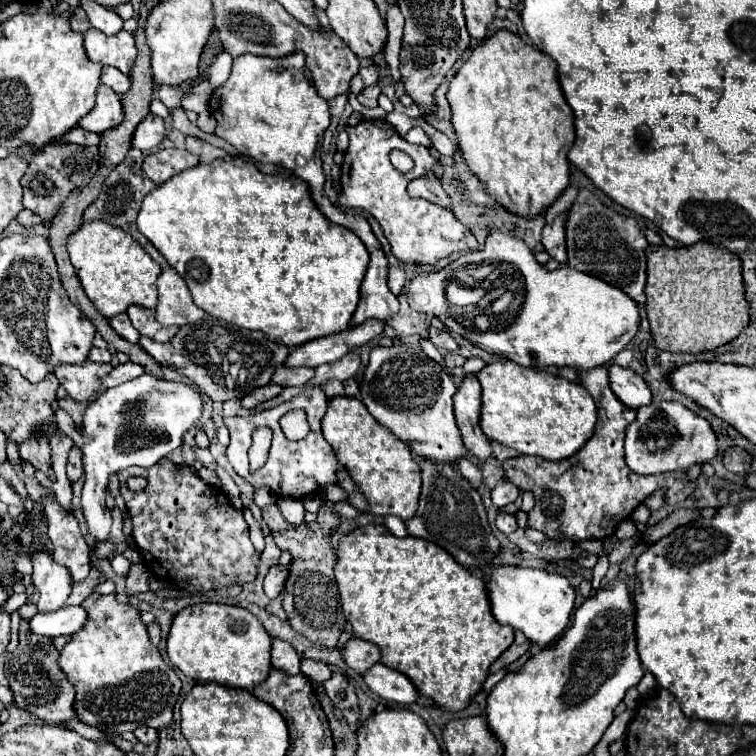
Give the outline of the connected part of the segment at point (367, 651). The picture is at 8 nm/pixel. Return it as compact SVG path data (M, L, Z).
M352 636L342 648L340 654L344 658L344 662L362 674L362 670L368 670L370 666L374 666L376 662L380 662L380 650L376 644L366 642L358 636Z

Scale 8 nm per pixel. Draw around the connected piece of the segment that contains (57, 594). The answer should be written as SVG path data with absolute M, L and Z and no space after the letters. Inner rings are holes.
M36 550L32 564L32 582L38 594L38 612L54 612L62 608L72 592L72 576L66 566L54 562L48 550Z

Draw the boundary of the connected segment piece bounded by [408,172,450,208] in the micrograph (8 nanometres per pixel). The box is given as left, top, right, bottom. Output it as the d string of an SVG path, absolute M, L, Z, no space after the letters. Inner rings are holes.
M426 172L424 176L414 178L414 180L408 184L408 192L410 192L410 196L426 198L426 200L430 200L430 202L434 202L434 204L440 204L440 206L450 208L450 198L448 198L448 194L444 192L440 180L434 176L434 172Z

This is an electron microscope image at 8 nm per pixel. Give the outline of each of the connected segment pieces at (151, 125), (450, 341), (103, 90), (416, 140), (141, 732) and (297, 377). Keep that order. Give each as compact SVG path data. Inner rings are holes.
M148 114L136 128L134 138L132 138L132 148L140 148L140 150L150 150L160 146L160 142L164 140L166 128L164 128L164 120L160 116Z
M428 326L428 336L430 336L430 342L436 348L440 348L440 350L452 350L452 352L458 352L460 350L460 346L456 344L456 340L446 330L438 330L434 326Z
M100 84L96 90L96 106L78 122L80 128L88 132L102 134L122 122L122 102L120 96L114 94L108 86Z
M412 128L404 138L406 138L410 144L422 144L422 146L426 146L428 150L432 148L432 140L428 138L428 134L426 134L422 128Z
M138 728L136 732L136 738L142 742L142 744L152 744L152 742L156 742L158 740L158 732L156 732L156 728Z
M278 366L272 374L272 380L280 386L304 386L314 376L312 368L286 368Z

